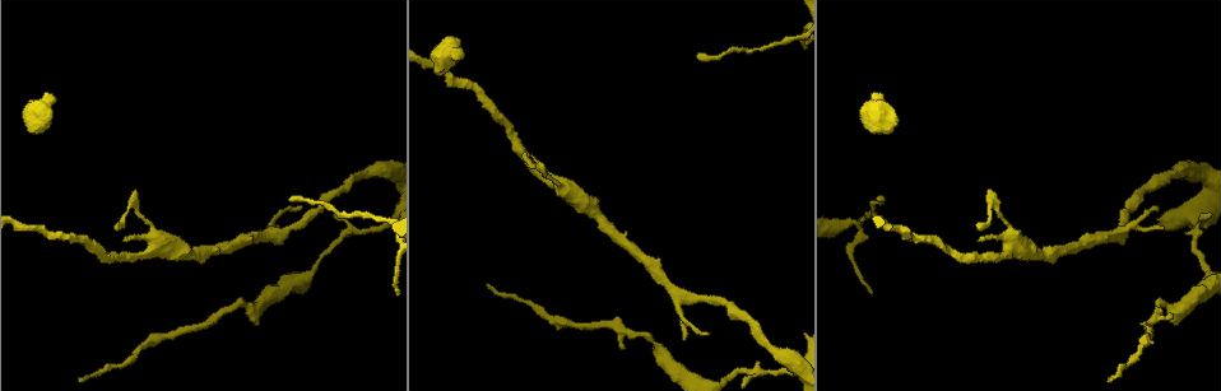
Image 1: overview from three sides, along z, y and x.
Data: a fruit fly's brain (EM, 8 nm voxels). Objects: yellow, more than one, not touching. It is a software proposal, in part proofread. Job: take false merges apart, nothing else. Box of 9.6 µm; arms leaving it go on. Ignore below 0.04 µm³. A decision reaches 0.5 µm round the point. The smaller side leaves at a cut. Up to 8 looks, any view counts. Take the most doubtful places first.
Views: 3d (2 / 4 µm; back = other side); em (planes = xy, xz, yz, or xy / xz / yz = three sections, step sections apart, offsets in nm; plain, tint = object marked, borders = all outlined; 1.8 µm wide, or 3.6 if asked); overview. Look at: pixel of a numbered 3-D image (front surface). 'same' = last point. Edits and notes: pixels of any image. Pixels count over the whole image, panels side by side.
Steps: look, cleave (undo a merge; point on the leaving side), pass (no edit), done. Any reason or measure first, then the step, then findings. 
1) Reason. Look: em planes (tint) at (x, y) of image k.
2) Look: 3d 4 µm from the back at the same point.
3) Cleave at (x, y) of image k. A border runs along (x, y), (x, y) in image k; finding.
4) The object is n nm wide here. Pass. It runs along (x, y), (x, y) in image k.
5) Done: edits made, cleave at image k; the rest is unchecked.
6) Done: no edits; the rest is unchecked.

Sudden change in width. Look: em planes (borders) at (568, 188) of image 1.

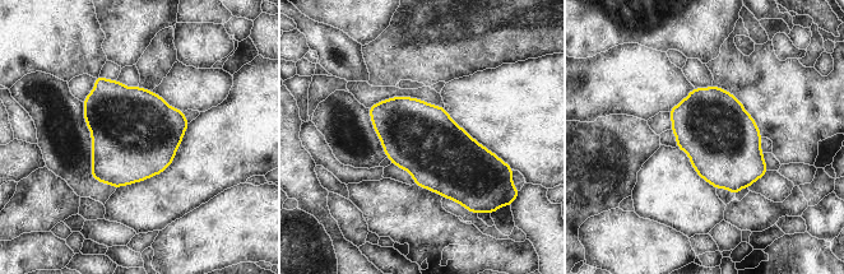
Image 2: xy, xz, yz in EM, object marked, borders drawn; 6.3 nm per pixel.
Pass. All the same cell.

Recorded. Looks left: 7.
Calibre changes. Look: 3d 4 µm at (1180, 171) of image 1.

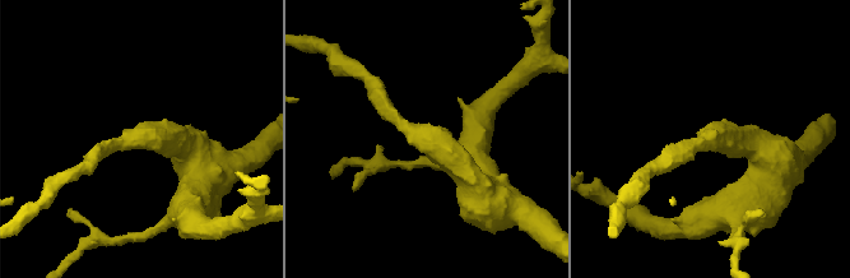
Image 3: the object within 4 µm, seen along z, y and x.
The arms are 220, 380 nm wide. Look: em xz step 4 (tint) at (126, 142) of image 3.

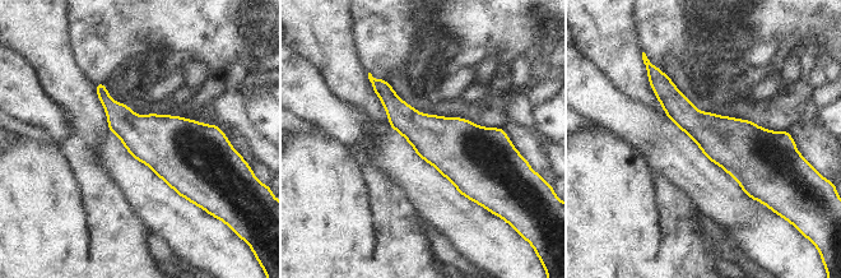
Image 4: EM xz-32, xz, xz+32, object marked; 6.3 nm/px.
Cut it another way. Look: em planes (tint) at the same point.

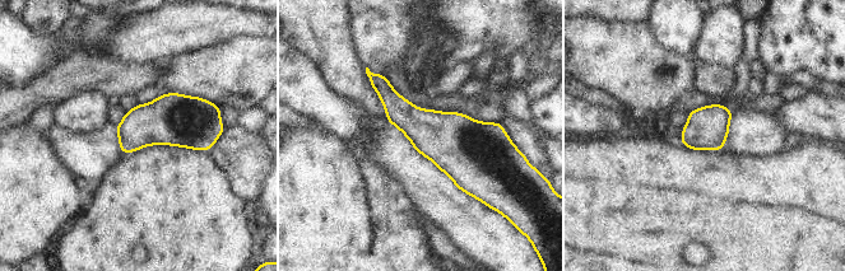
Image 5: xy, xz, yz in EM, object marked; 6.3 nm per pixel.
Pass. All the same cell.

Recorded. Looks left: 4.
Look: 3d 4 µm at (664, 355) of image 1.

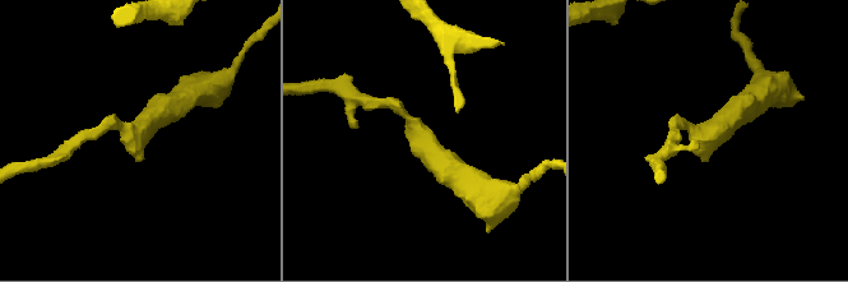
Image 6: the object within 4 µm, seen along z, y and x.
The arms are 180, 360 nm wide. Look: em yz step 8 (tint) at (706, 136) of image 6.

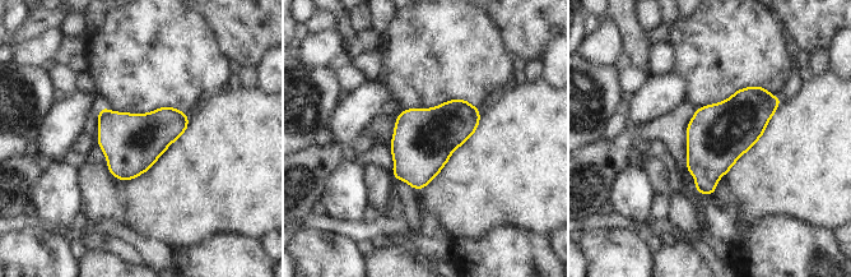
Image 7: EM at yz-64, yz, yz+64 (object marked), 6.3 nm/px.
Look: em planes (borders) at the same point.

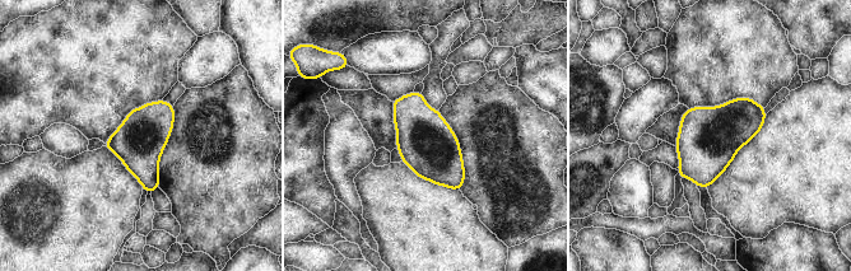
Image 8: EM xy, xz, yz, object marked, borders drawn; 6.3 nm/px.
Pass. All the same cell.

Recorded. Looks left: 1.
Done: no edits; the rest is unchecked.

